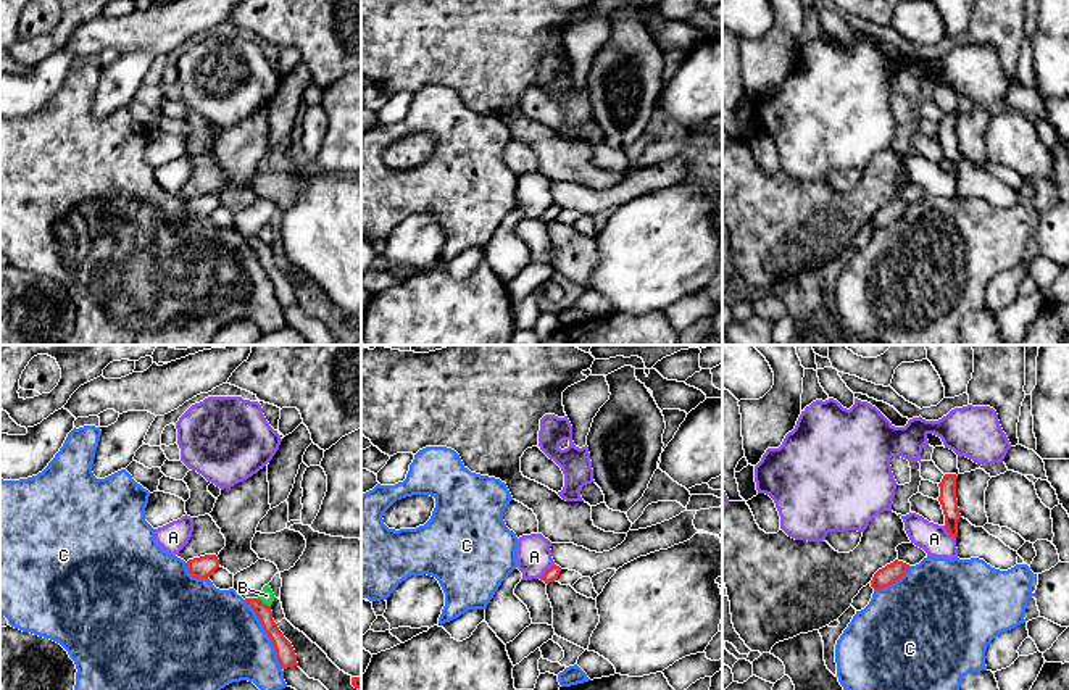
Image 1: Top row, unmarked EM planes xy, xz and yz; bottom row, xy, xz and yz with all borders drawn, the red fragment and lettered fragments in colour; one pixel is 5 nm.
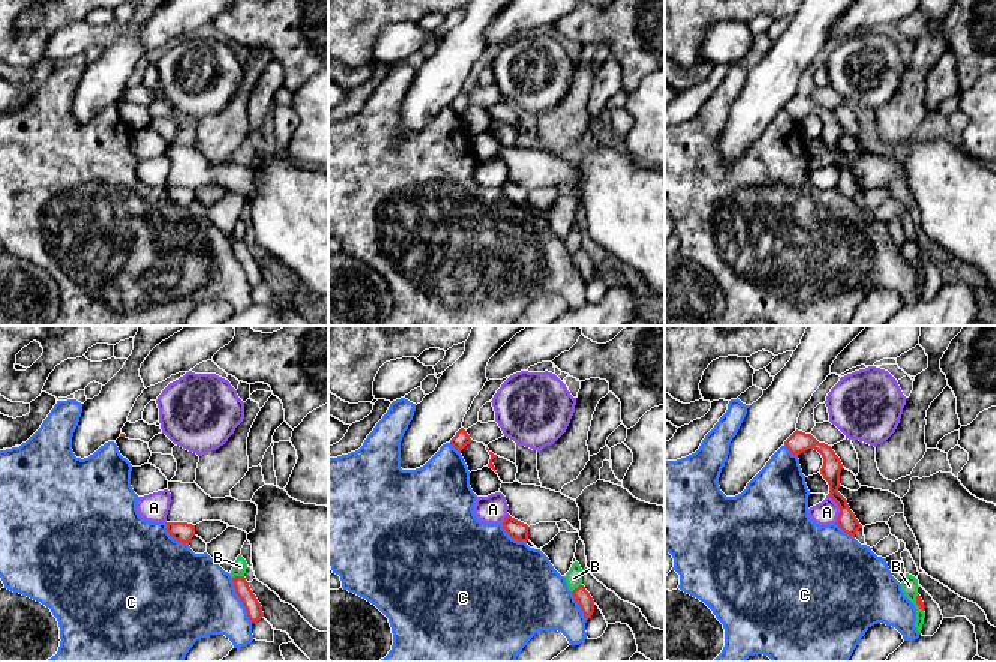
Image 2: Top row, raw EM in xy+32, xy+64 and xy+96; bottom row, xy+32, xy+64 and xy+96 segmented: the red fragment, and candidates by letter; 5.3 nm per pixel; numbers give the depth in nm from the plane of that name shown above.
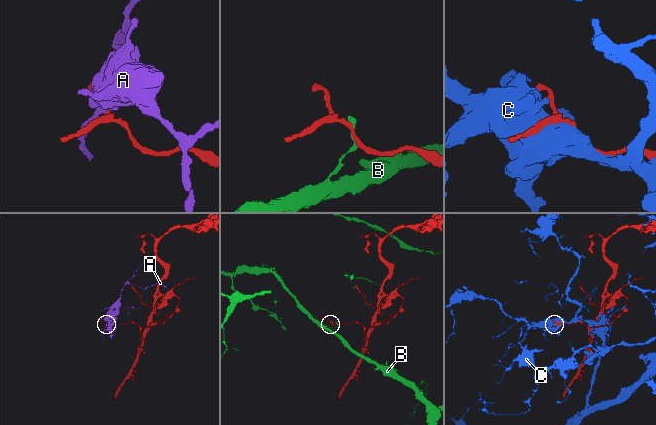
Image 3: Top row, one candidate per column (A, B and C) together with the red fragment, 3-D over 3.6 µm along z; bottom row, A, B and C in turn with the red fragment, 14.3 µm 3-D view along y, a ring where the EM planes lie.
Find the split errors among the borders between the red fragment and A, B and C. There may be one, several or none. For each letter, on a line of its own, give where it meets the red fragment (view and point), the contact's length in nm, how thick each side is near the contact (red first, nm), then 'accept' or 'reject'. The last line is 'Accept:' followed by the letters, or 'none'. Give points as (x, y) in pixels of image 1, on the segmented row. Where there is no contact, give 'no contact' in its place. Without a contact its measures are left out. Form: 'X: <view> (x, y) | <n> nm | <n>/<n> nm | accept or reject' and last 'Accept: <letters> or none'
A: xz (545, 571) | 110 nm | 70/180 nm | reject
B: xy (263, 603) | 80 nm | 90/70 nm | reject
C: xy (266, 632) | 400 nm | 100/460 nm | reject
Accept: none

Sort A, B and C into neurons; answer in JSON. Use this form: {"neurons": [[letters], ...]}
{"neurons": [["A"], ["B"], ["C"]]}

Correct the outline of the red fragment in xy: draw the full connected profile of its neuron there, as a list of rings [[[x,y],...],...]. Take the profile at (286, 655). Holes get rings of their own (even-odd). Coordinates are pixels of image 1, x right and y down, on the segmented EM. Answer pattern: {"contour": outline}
{"contour": [[[245,598],[245,601],[256,613],[264,632],[271,638],[281,667],[287,669],[298,666],[292,643],[284,637],[272,619],[271,606],[264,605],[260,598]]]}

